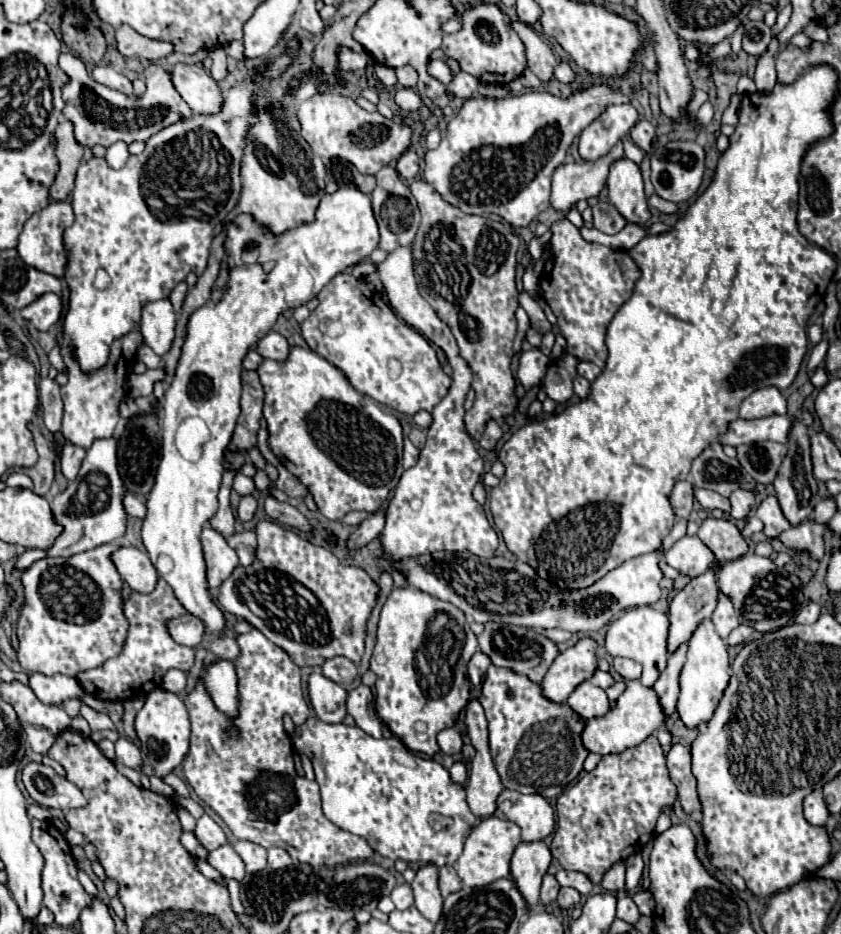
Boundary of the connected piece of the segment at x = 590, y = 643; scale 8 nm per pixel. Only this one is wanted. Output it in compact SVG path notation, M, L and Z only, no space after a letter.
M581 638L575 646L571 648L581 648L581 664L563 658L563 652L555 658L551 664L549 672L545 674L545 680L541 682L543 694L551 698L553 702L565 702L569 694L585 680L593 676L593 672L599 666L599 656L597 656L597 642L593 638Z

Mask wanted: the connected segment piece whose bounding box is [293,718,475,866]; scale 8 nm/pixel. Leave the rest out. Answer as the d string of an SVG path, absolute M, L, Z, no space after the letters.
M309 718L297 728L293 746L311 758L315 780L321 788L323 814L333 824L351 834L363 836L375 852L391 860L403 858L407 862L433 862L437 866L453 866L457 862L463 842L475 826L475 816L467 806L465 788L451 782L449 772L441 764L409 752L397 738L377 740L357 726L327 724L317 718Z

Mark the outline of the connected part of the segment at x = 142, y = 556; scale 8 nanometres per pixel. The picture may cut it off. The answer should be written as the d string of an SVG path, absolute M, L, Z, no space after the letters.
M123 546L113 554L113 562L133 592L149 594L155 590L159 576L145 552L133 546Z

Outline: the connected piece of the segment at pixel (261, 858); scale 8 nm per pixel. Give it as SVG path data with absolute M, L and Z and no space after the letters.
M235 842L235 852L243 858L247 872L261 872L267 866L267 850L253 842Z

